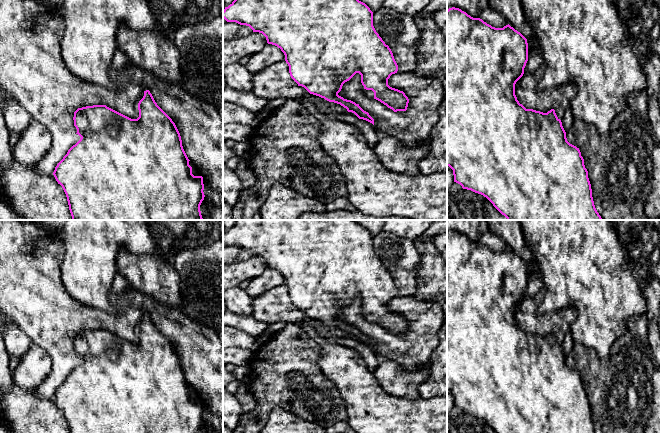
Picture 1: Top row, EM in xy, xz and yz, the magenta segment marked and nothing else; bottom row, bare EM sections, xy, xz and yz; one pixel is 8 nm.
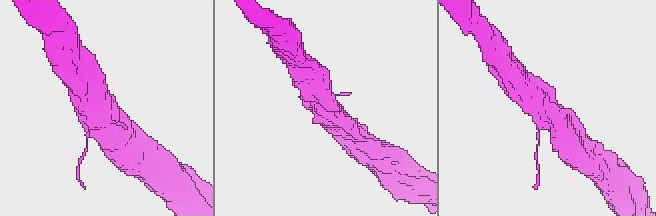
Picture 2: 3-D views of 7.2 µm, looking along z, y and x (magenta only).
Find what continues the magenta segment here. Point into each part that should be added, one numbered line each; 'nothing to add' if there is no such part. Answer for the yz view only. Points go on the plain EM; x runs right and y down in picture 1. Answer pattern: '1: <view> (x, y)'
nothing to add

